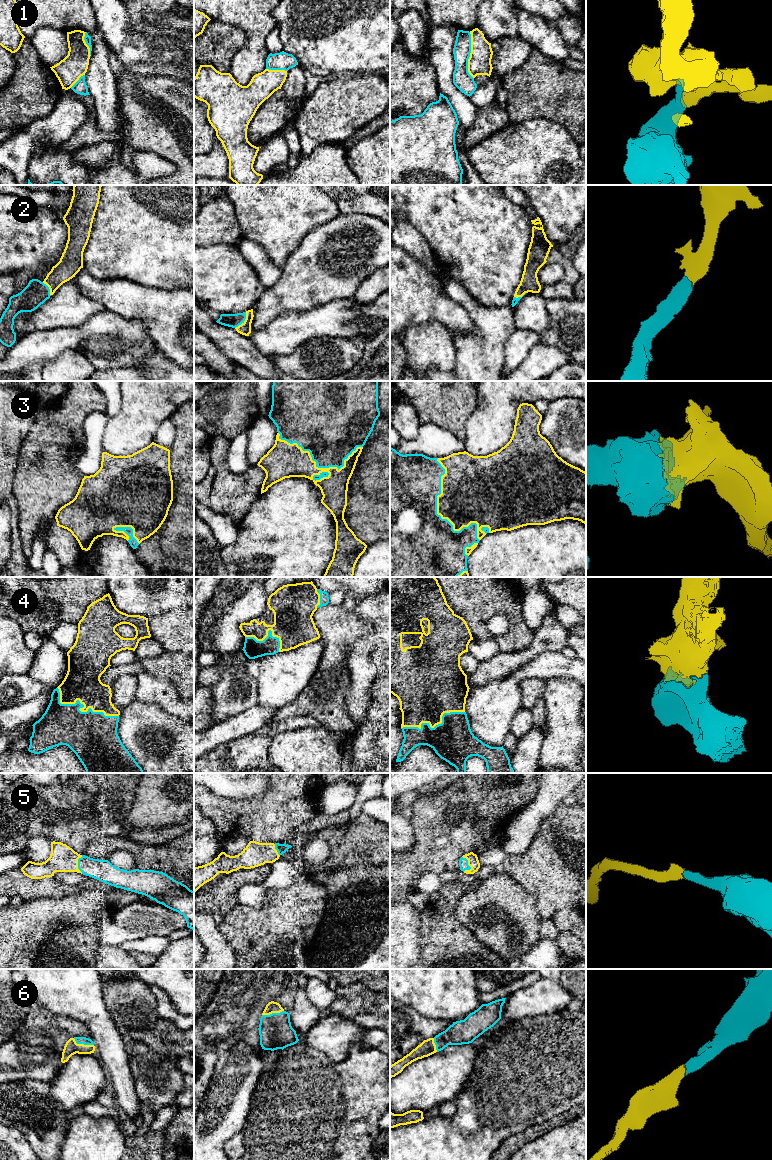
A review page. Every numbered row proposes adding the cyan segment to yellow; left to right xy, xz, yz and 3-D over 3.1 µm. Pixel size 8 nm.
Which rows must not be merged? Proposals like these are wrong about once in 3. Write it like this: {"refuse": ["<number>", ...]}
{"refuse": ["1"]}

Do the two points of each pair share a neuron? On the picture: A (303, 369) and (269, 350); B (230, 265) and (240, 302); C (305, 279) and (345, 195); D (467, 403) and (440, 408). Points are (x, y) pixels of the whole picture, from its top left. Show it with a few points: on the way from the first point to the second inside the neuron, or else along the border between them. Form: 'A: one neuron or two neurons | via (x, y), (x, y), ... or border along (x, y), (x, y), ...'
A: two neurons | border along (299, 345), (289, 354), (277, 354), (271, 358)
B: one neuron | via (230, 274), (230, 284), (235, 289), (235, 293)
C: two neurons | border along (340, 212), (363, 213)
D: one neuron | via (460, 403), (447, 403)

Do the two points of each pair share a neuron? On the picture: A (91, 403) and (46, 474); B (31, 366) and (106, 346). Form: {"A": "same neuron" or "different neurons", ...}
{"A": "same neuron", "B": "same neuron"}

